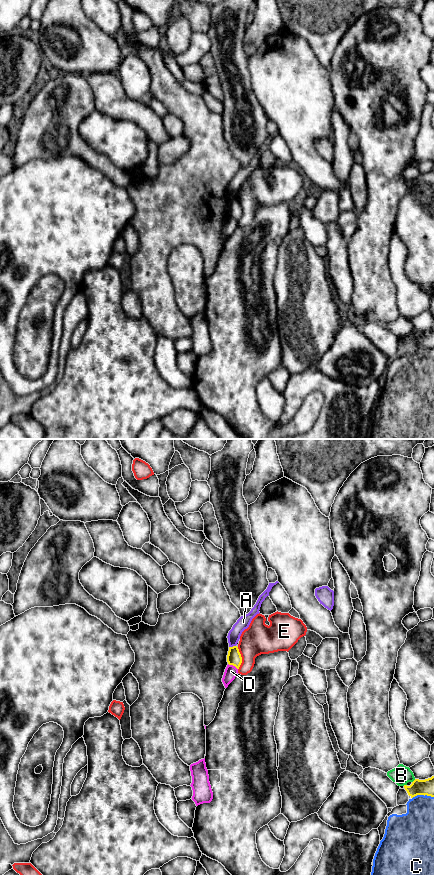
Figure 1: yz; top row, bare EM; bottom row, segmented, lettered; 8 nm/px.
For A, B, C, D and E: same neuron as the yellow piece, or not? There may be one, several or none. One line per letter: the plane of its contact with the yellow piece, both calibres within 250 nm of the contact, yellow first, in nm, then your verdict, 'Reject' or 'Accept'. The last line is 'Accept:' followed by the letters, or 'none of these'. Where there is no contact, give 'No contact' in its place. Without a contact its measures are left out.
A: Touches yellow in yz. Thickness 120 nm (yellow) against 100 nm. Reject
B: Touches yellow in yz. Thickness 130 nm (yellow) against 160 nm. Reject
C: Touches yellow in yz. Thickness 130 nm (yellow) against 260 nm. Reject
D: Touches yellow in yz. Thickness 120 nm (yellow) against 100 nm. Reject
E: Touches yellow in yz. Thickness 120 nm (yellow) against 260 nm. Reject
Accept: none of these

